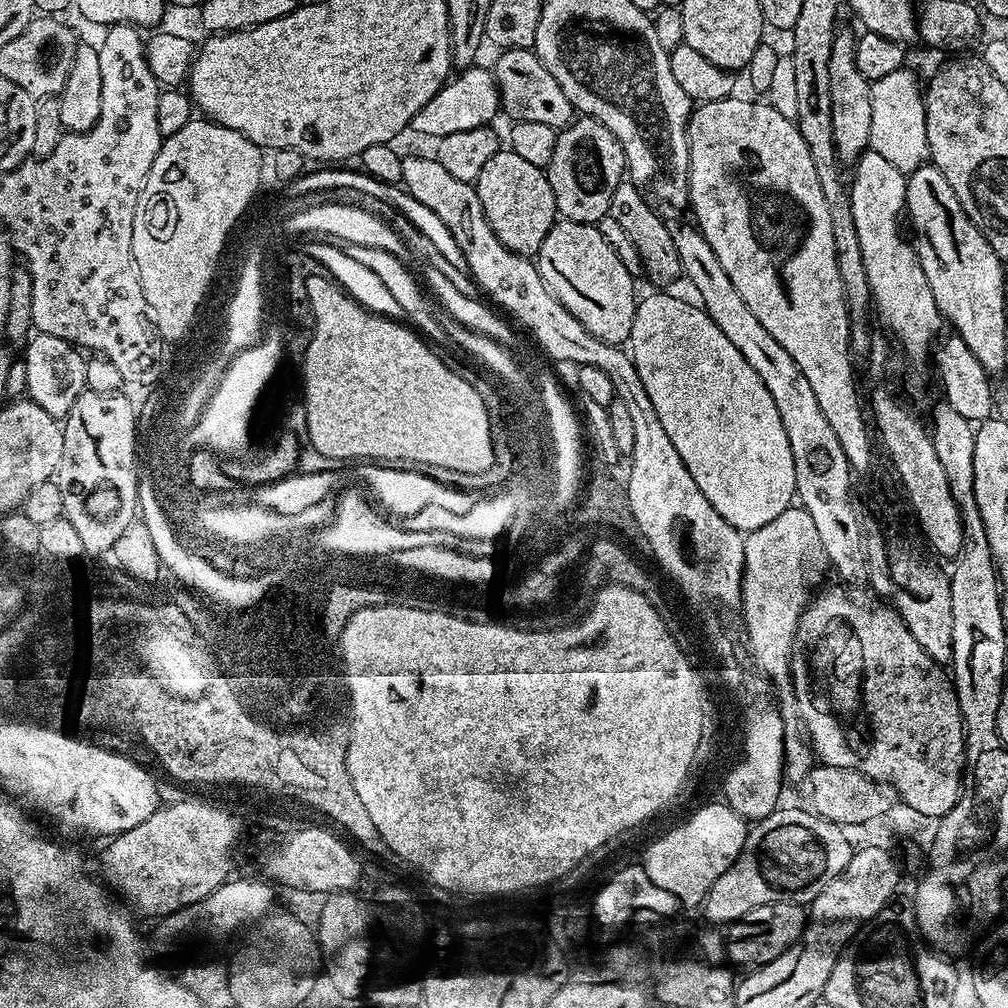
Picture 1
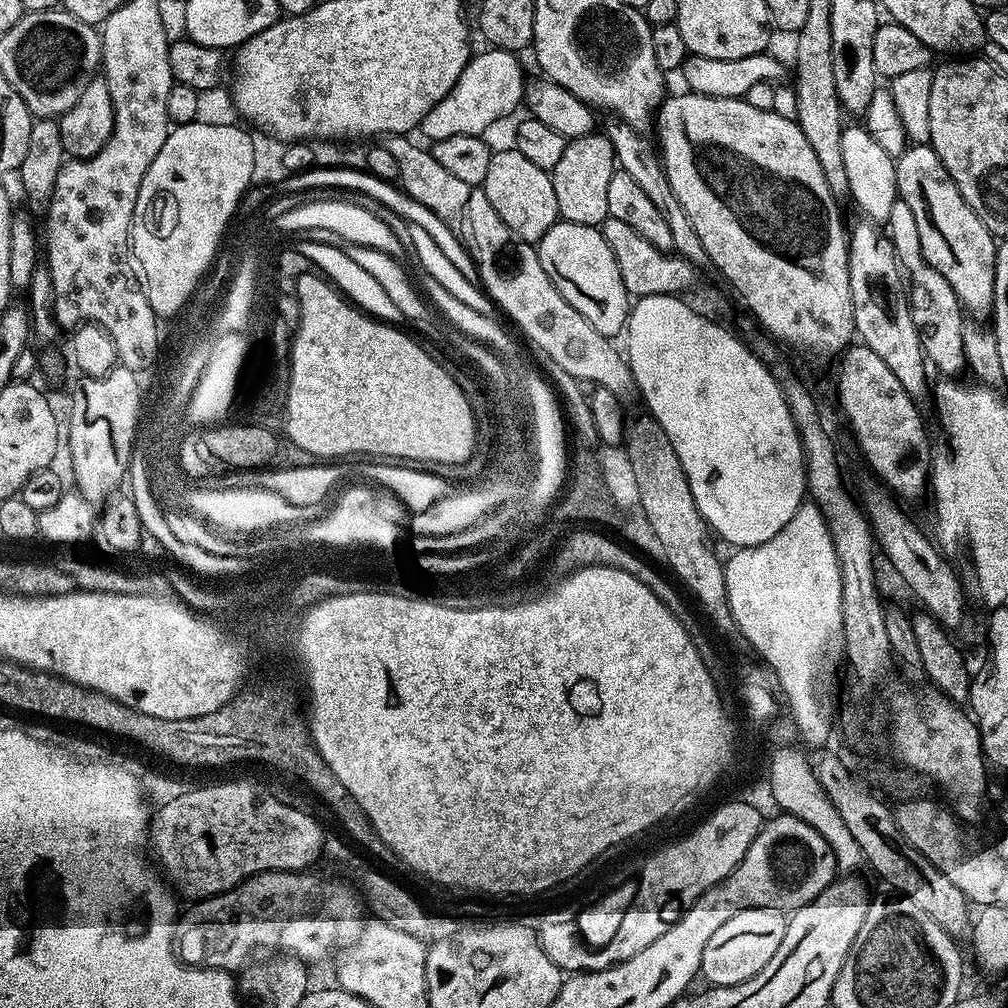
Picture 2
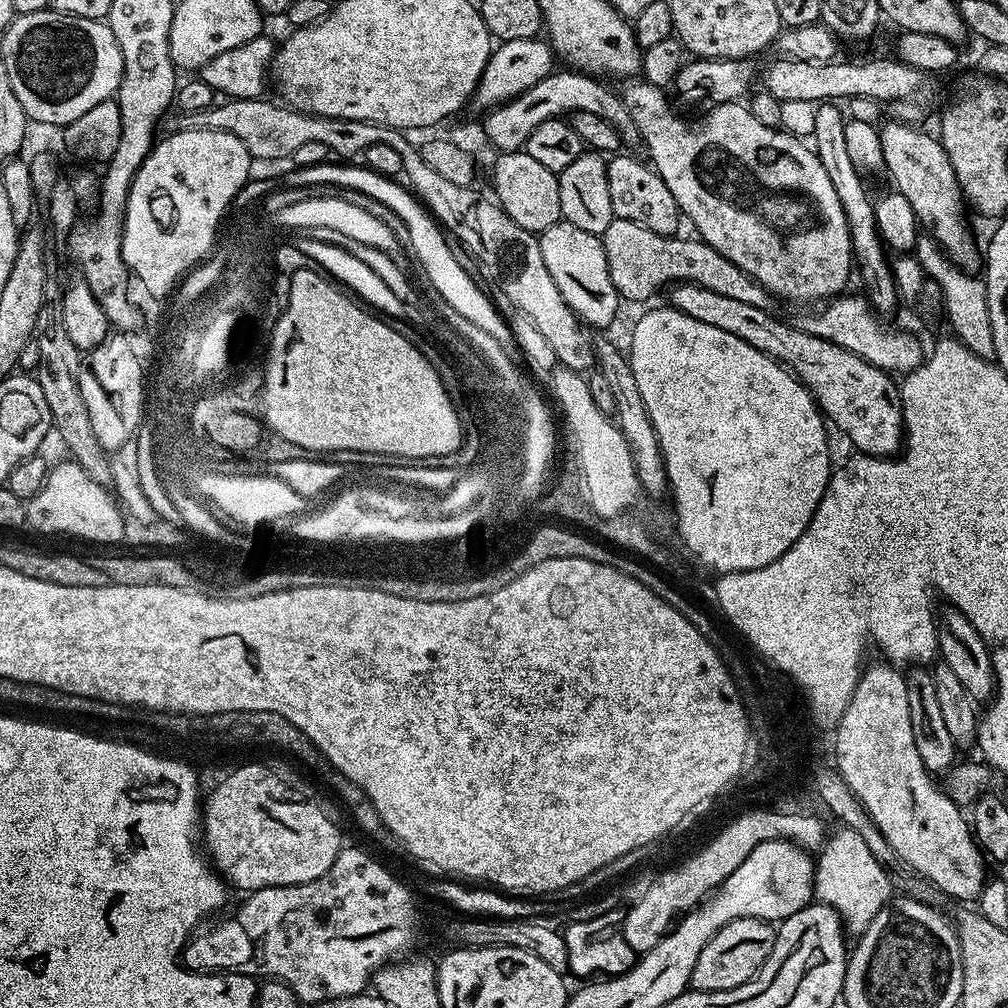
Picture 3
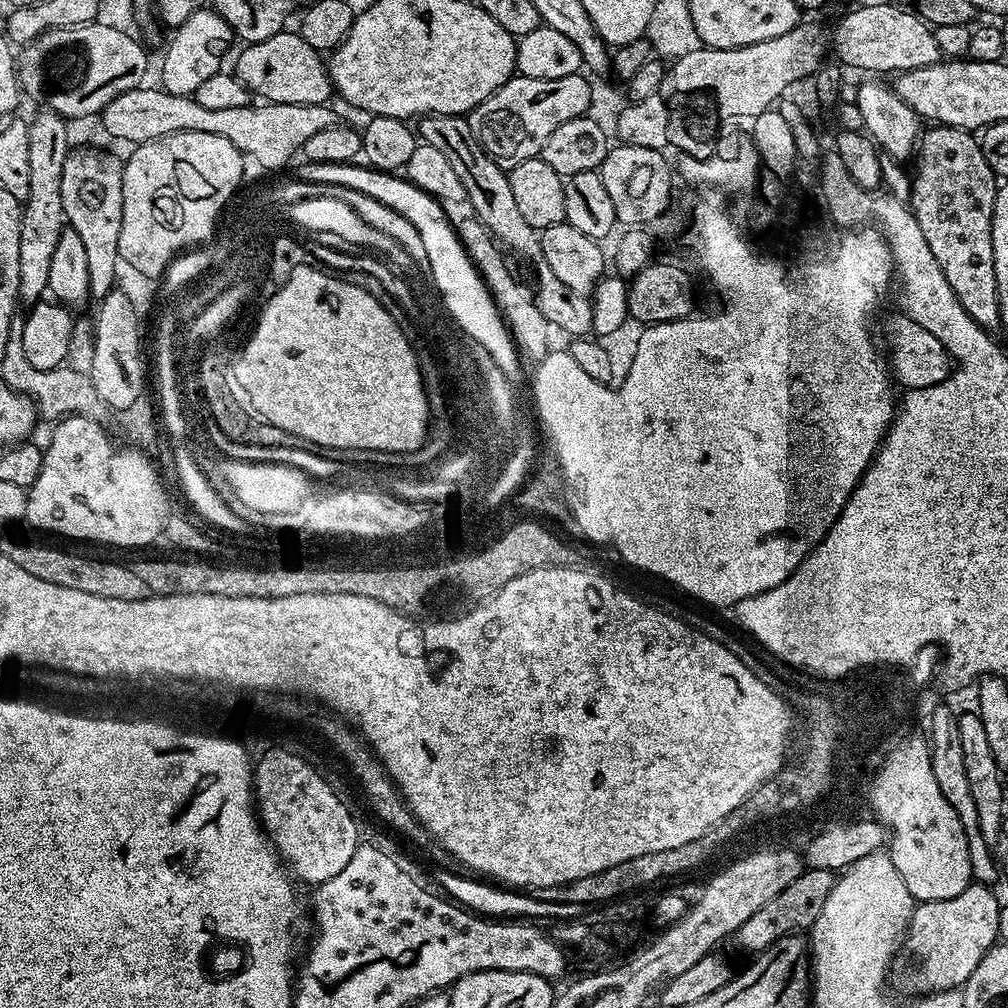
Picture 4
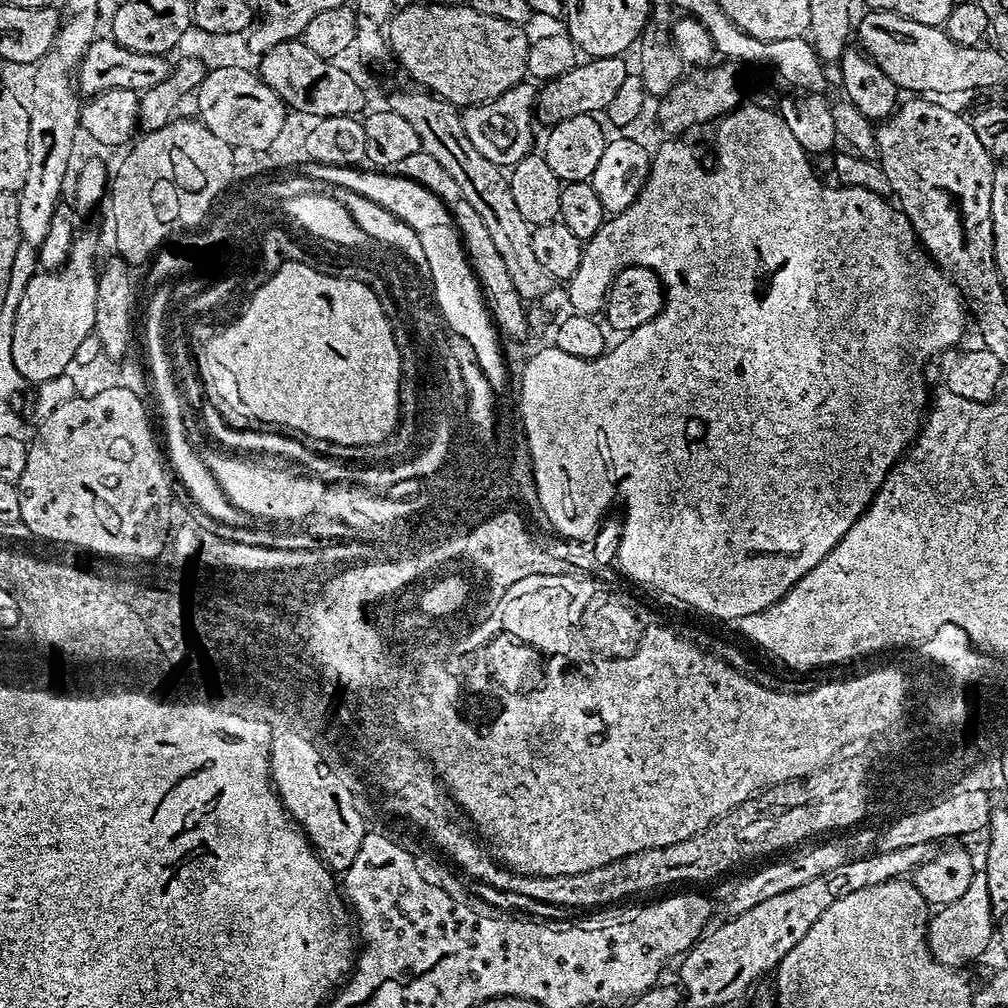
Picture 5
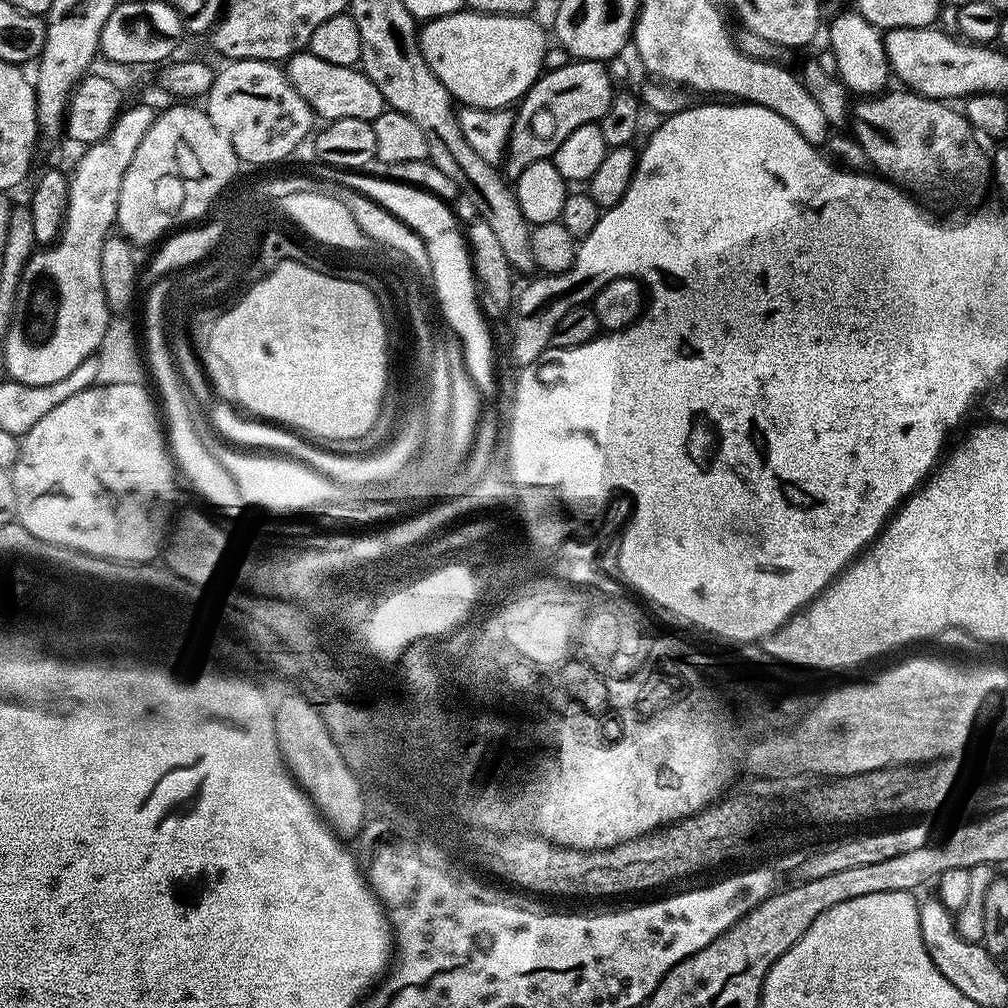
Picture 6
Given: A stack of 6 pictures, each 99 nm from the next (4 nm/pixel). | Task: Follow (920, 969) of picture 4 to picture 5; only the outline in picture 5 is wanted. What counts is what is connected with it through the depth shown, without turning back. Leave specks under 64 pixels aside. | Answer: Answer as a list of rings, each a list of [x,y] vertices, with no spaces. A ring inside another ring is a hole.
[[[973,871],[970,886],[966,886],[966,894],[962,894],[962,898],[945,904],[931,913],[926,925],[926,939],[932,957],[953,970],[959,969],[961,967],[959,964],[978,959],[987,950],[988,943],[991,940],[993,943],[994,919],[983,871]]]

